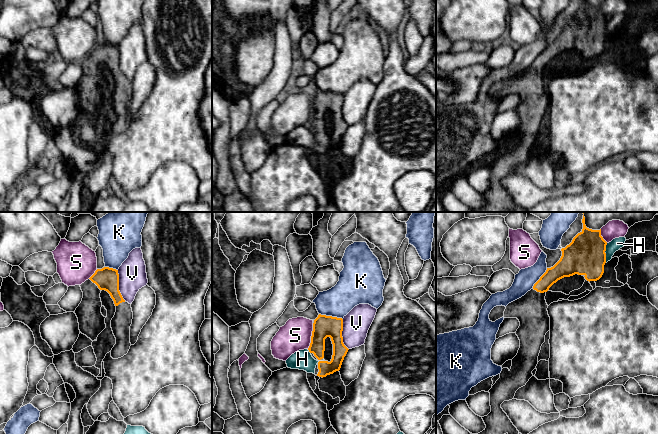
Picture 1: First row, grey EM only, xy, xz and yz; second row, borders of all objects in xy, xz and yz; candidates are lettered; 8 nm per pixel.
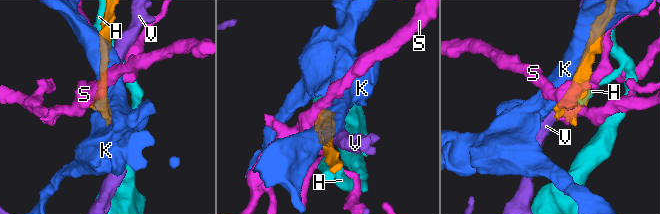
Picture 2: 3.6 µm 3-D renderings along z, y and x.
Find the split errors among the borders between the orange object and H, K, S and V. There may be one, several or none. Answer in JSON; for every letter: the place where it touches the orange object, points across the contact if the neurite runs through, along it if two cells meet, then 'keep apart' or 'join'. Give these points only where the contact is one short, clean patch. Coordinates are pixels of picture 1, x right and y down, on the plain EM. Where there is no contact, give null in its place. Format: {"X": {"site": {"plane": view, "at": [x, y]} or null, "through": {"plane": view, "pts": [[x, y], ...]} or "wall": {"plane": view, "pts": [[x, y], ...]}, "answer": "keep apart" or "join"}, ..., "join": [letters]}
{"H": {"site": {"plane": "yz", "at": [605, 29]}, "answer": "keep apart"}, "K": {"site": {"plane": "xz", "at": [331, 92]}, "answer": "keep apart"}, "S": {"site": {"plane": "xz", "at": [311, 112]}, "answer": "keep apart"}, "V": {"site": {"plane": "xy", "at": [118, 61]}, "answer": "keep apart"}, "join": []}

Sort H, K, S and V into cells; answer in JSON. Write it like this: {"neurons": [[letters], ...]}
{"neurons": [["H"], ["K"], ["S"], ["V"]]}

